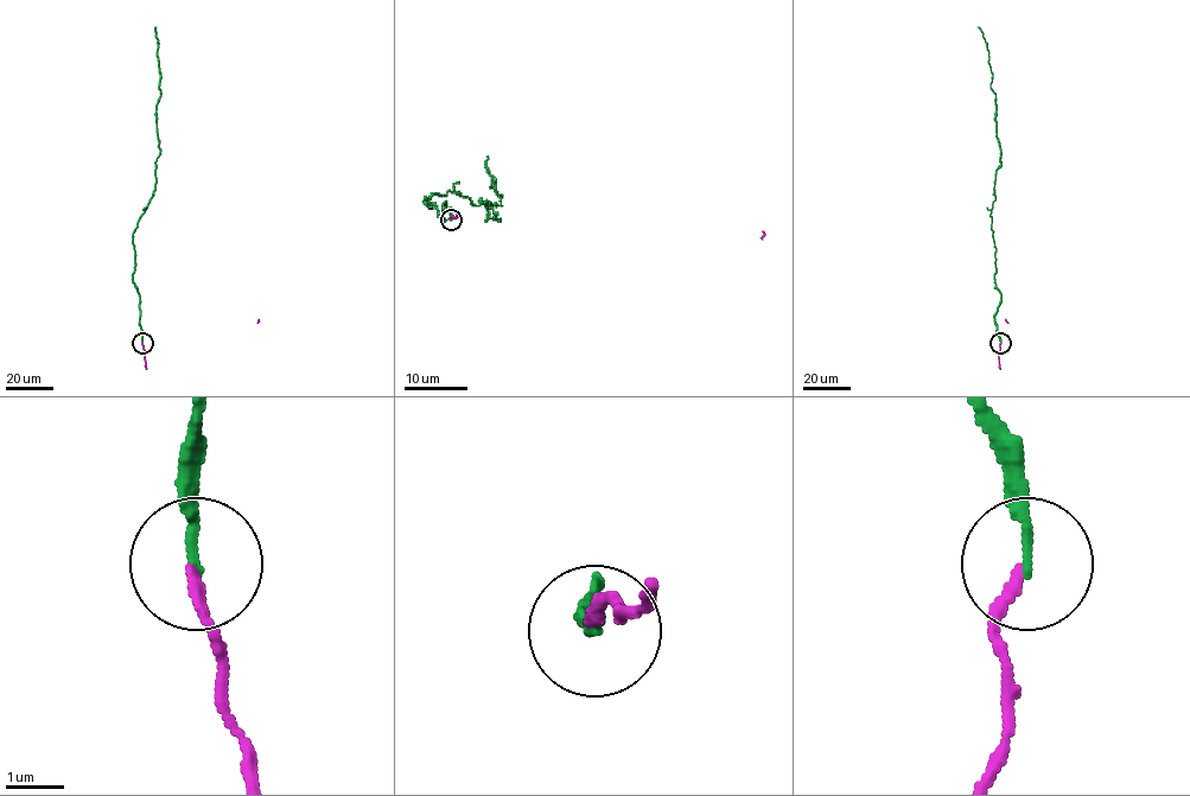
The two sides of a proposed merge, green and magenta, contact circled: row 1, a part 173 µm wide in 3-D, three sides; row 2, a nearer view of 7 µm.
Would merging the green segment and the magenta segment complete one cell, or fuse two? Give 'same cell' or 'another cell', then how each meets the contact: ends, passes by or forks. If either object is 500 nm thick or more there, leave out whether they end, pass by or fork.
same cell; green ends; magenta ends

